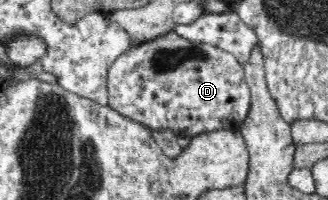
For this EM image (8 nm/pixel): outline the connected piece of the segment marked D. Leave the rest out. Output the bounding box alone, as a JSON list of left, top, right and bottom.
[106,32,250,137]

